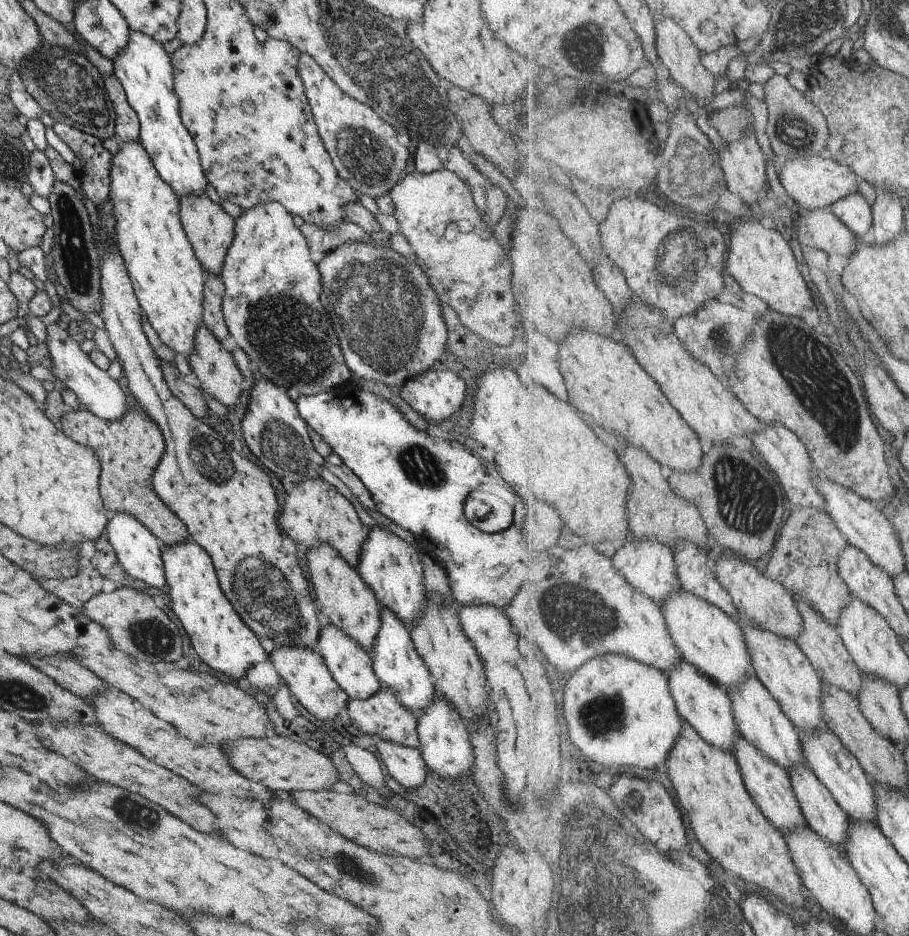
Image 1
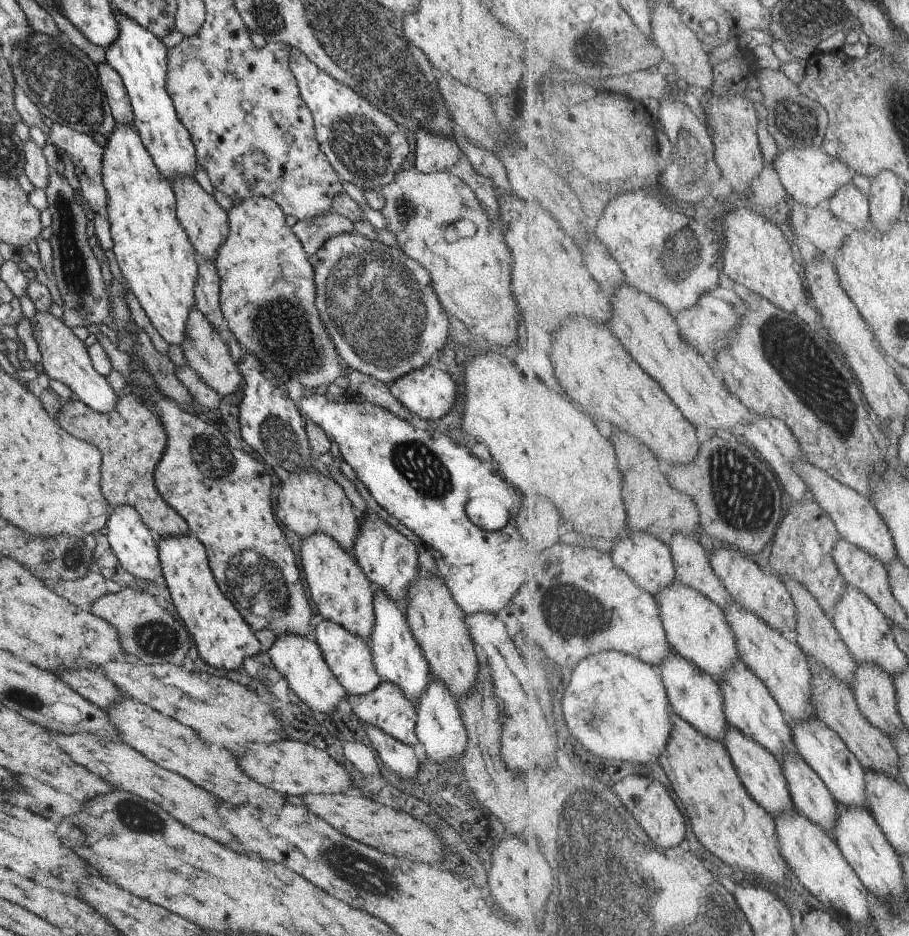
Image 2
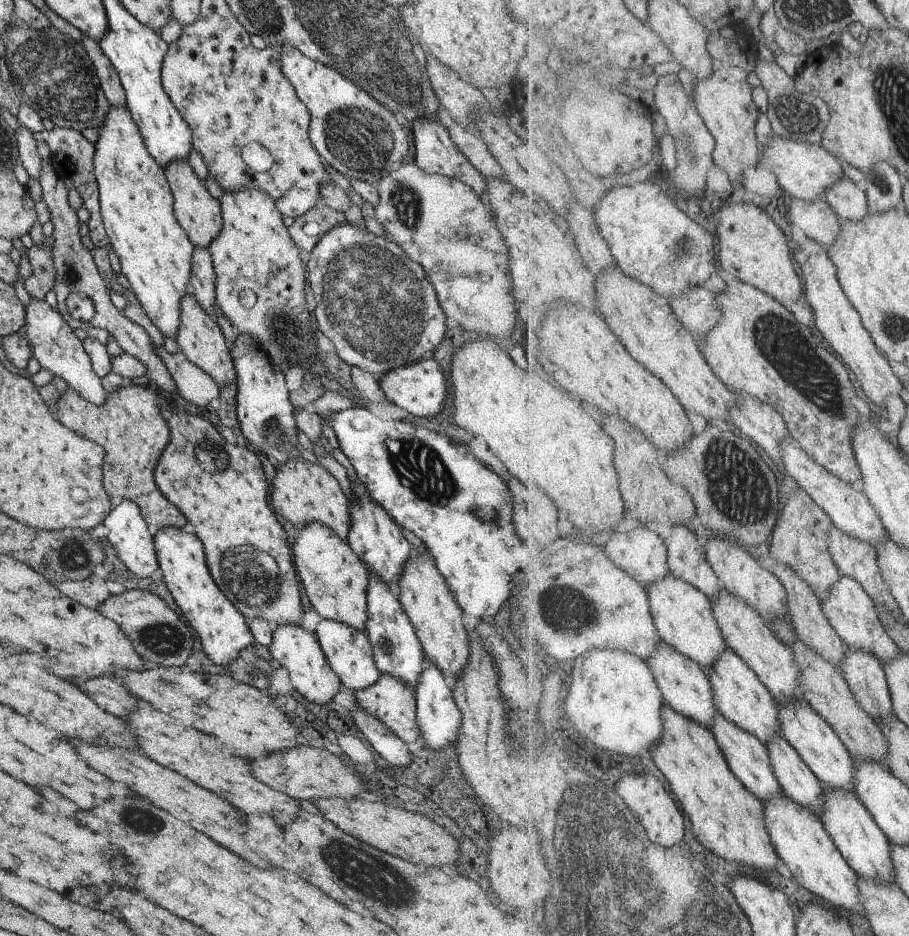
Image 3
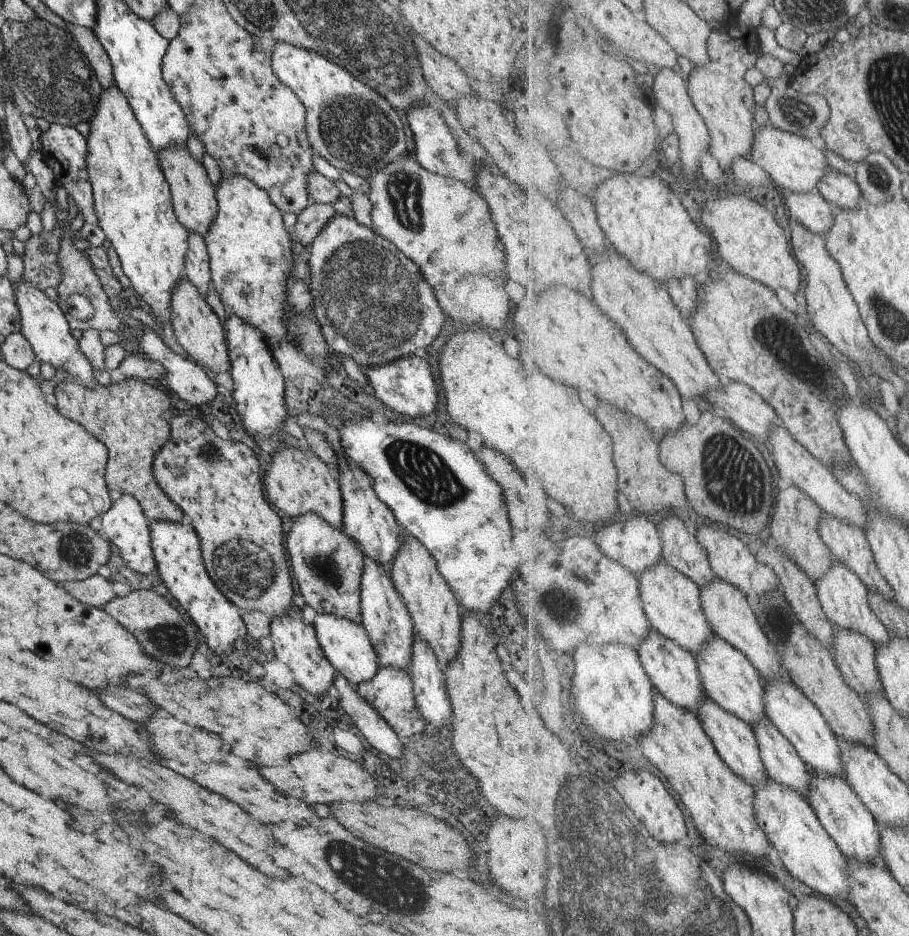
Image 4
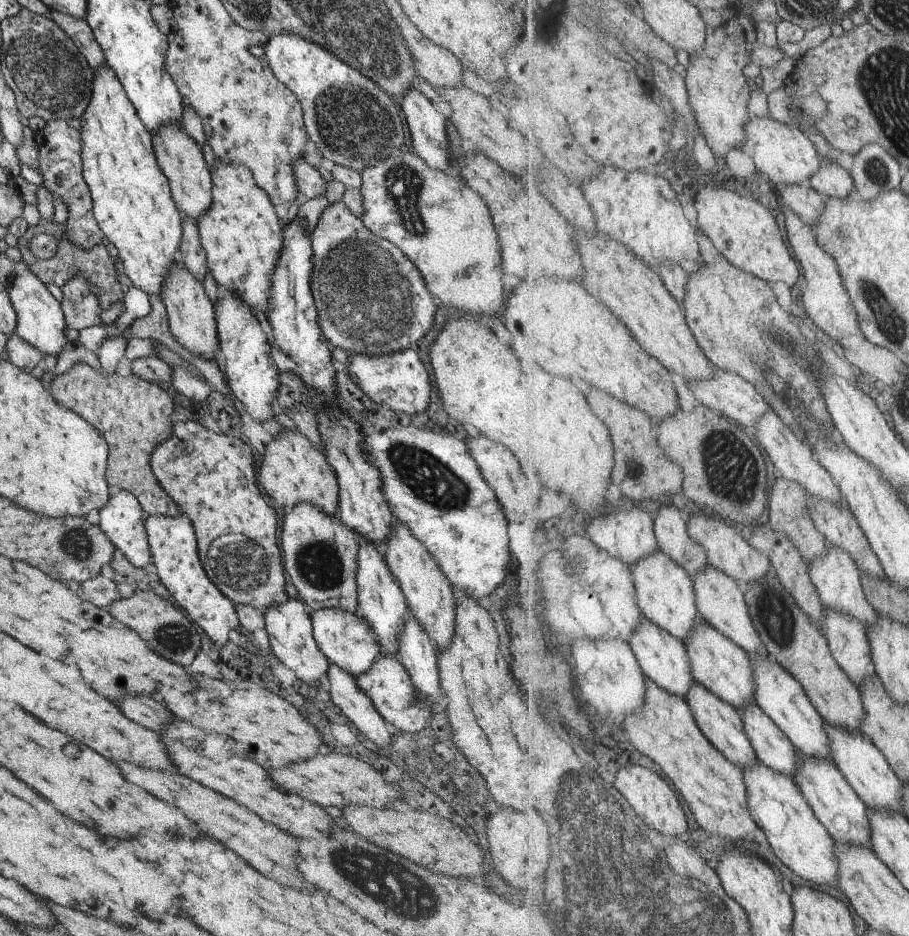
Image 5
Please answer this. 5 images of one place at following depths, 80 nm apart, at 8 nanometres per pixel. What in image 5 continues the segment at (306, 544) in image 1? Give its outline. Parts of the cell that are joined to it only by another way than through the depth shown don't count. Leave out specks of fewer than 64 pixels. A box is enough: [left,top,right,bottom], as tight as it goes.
[257,427,338,515]

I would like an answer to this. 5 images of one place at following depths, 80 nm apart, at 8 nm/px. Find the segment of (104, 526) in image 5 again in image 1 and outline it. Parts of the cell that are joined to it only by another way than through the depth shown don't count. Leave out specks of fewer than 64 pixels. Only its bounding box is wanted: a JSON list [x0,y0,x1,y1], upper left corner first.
[104,511,165,590]

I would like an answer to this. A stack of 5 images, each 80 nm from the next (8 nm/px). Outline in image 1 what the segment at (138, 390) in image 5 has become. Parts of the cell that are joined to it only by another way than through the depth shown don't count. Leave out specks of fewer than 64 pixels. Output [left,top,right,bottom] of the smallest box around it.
[59,409,189,546]

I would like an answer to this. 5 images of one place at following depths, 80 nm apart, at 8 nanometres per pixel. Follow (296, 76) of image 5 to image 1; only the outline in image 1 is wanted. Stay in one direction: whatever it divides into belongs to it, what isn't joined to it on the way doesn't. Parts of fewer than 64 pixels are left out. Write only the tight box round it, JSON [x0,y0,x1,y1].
[296,52,409,200]

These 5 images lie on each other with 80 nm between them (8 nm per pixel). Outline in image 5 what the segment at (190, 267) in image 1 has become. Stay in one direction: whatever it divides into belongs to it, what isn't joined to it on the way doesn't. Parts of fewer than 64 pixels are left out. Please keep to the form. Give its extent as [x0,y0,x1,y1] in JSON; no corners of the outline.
[79,64,181,296]

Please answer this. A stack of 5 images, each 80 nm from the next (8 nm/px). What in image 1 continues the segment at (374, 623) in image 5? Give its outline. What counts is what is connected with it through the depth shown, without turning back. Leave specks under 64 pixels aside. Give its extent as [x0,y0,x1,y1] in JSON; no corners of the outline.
[369,606,434,717]

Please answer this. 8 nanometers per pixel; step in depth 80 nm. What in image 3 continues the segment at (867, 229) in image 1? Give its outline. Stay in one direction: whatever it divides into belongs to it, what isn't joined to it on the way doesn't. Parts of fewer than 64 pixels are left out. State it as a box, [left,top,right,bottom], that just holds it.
[825,177,870,222]

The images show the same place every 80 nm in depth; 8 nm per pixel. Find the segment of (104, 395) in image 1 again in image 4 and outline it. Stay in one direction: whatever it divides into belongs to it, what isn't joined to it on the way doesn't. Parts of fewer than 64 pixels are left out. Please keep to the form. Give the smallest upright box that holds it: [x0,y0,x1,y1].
[11,279,96,388]

